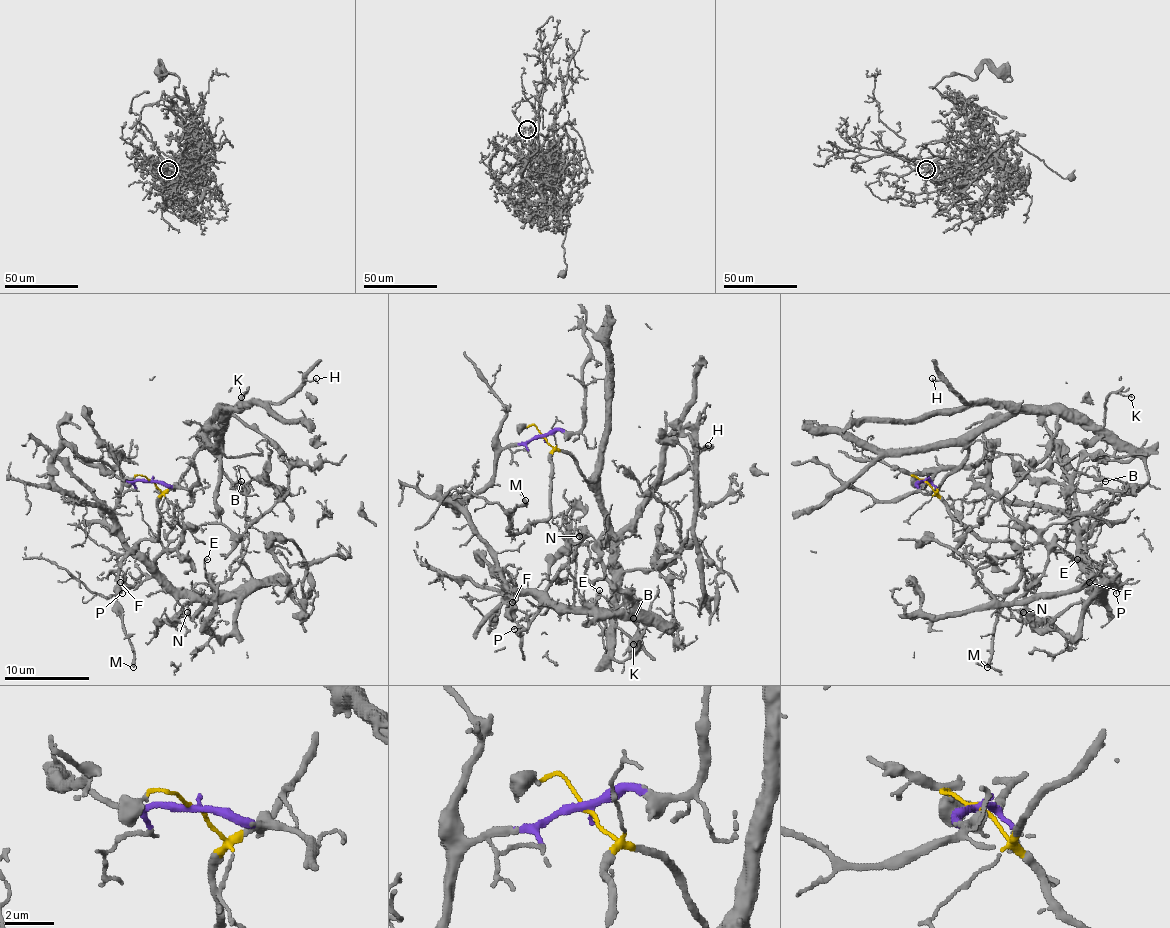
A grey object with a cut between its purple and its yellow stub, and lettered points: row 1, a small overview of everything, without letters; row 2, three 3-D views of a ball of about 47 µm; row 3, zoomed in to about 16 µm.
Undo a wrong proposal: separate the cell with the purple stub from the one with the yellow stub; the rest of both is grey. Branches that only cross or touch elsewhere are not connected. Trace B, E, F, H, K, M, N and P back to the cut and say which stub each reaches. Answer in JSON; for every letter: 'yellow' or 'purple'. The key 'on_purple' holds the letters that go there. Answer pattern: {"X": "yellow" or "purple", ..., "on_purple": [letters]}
{"B": "yellow", "E": "purple", "F": "purple", "H": "yellow", "K": "yellow", "M": "yellow", "N": "purple", "P": "purple", "on_purple": ["E", "F", "N", "P"]}

